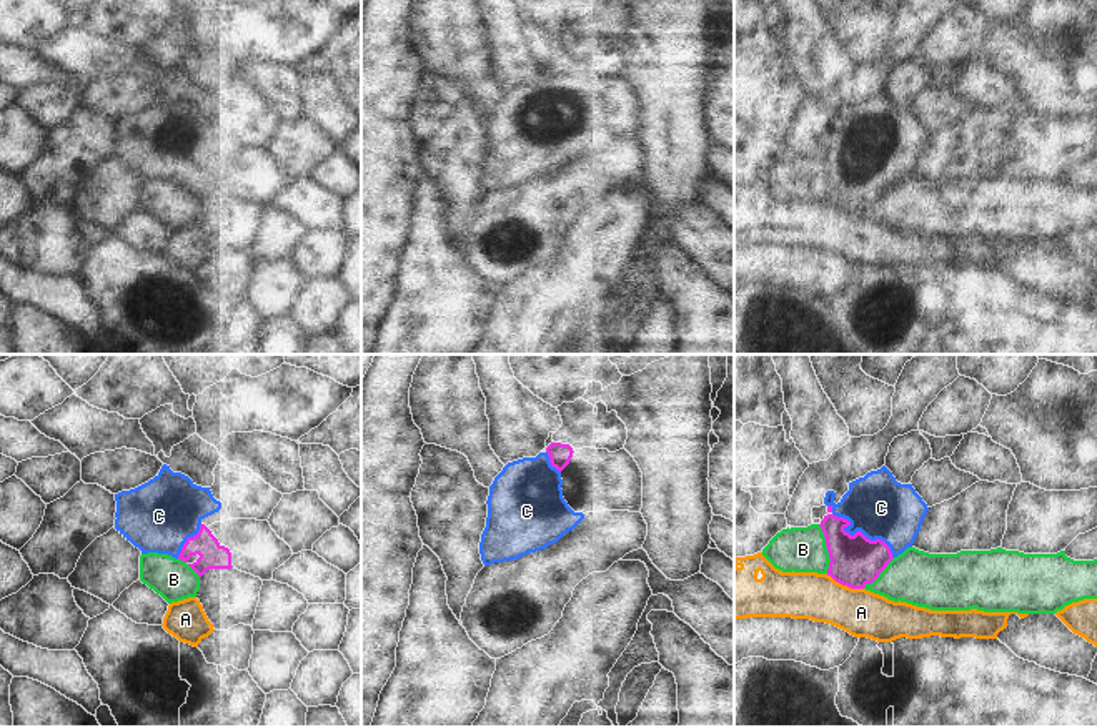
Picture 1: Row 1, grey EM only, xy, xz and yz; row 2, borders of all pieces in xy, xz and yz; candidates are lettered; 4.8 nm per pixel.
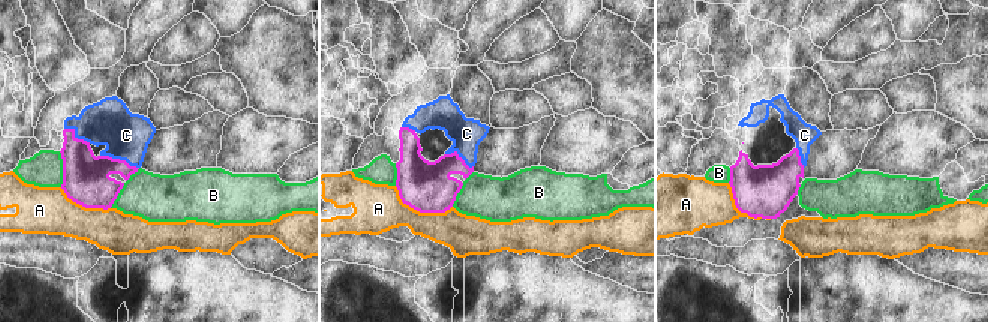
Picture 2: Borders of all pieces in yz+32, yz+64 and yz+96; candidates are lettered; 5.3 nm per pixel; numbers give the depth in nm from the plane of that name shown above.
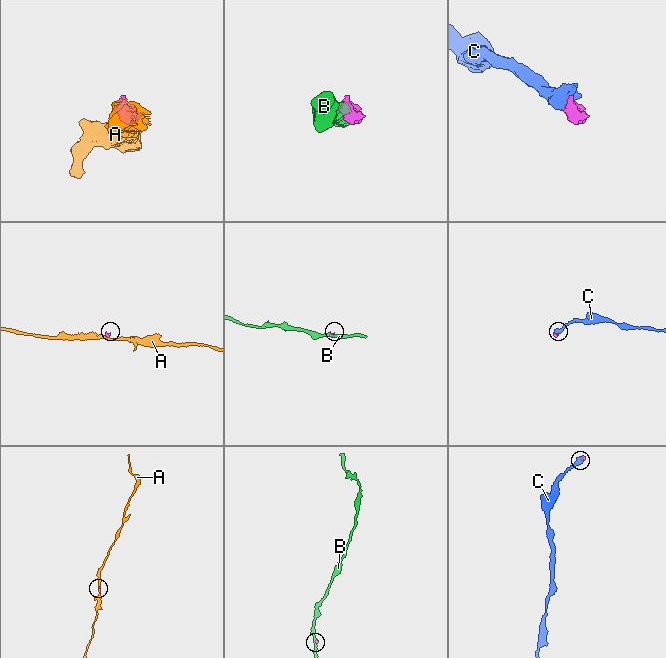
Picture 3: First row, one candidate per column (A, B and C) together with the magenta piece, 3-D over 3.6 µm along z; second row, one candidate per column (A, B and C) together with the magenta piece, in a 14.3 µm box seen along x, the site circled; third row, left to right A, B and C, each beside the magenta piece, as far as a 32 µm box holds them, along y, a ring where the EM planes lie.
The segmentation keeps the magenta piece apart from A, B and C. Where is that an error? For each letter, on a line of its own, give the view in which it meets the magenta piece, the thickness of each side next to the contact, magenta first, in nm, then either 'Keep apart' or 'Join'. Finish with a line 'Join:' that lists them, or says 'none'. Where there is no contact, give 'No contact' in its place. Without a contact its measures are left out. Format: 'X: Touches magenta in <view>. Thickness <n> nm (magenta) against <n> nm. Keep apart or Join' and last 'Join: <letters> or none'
A: Touches magenta in yz. Thickness 240 nm (magenta) against 220 nm. Keep apart
B: Touches magenta in yz. Thickness 240 nm (magenta) against 220 nm. Keep apart
C: Touches magenta in yz. Thickness 240 nm (magenta) against 300 nm. Join
Join: C.

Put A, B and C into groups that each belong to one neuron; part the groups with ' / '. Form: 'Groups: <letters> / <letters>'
Groups: A / B / C.

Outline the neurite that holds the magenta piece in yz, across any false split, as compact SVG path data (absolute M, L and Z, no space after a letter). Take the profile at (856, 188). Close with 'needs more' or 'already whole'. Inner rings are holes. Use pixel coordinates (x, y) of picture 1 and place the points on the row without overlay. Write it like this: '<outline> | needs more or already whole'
M882 93L849 110L849 118L834 130L827 118L827 143L821 148L836 210L851 216L872 211L887 191L912 175L929 138L912 111L901 111Z | needs more

